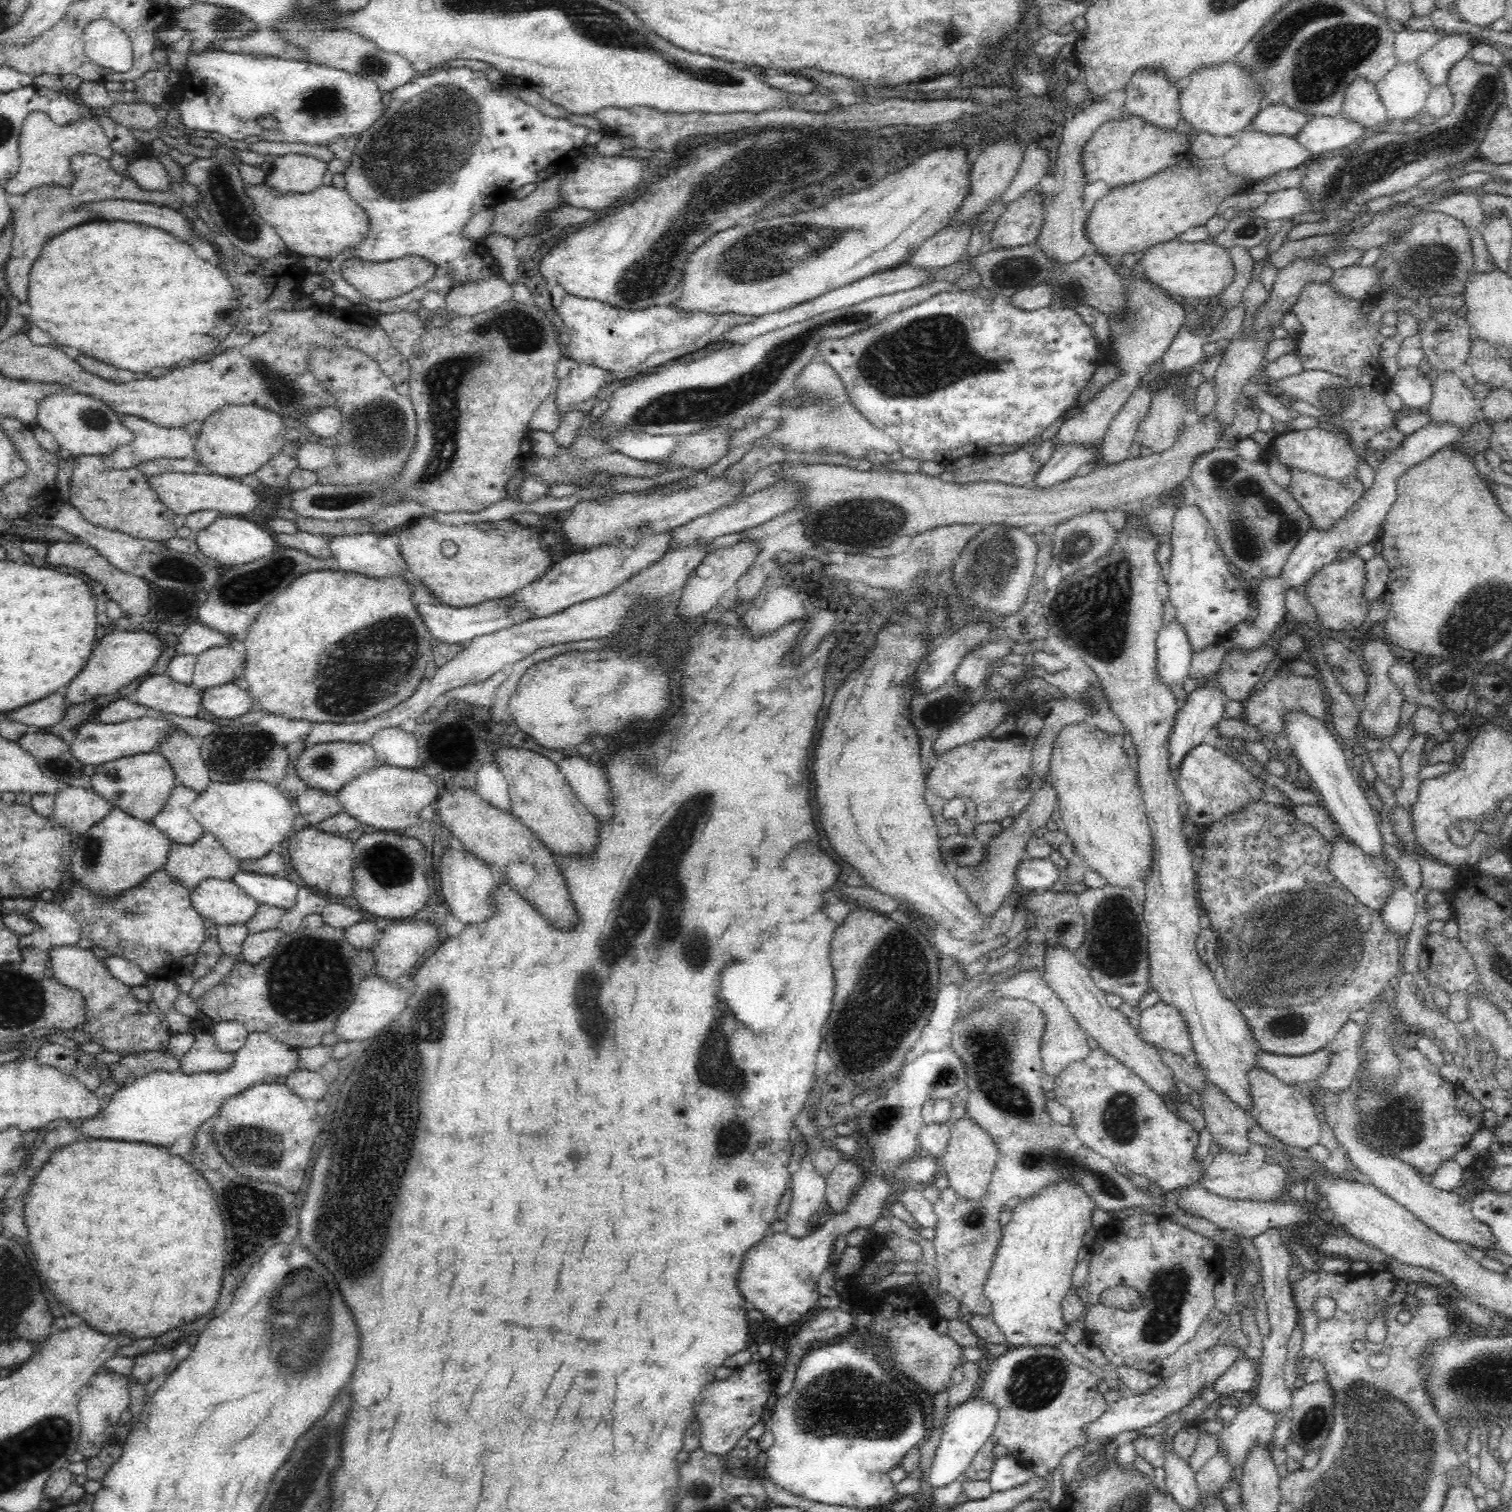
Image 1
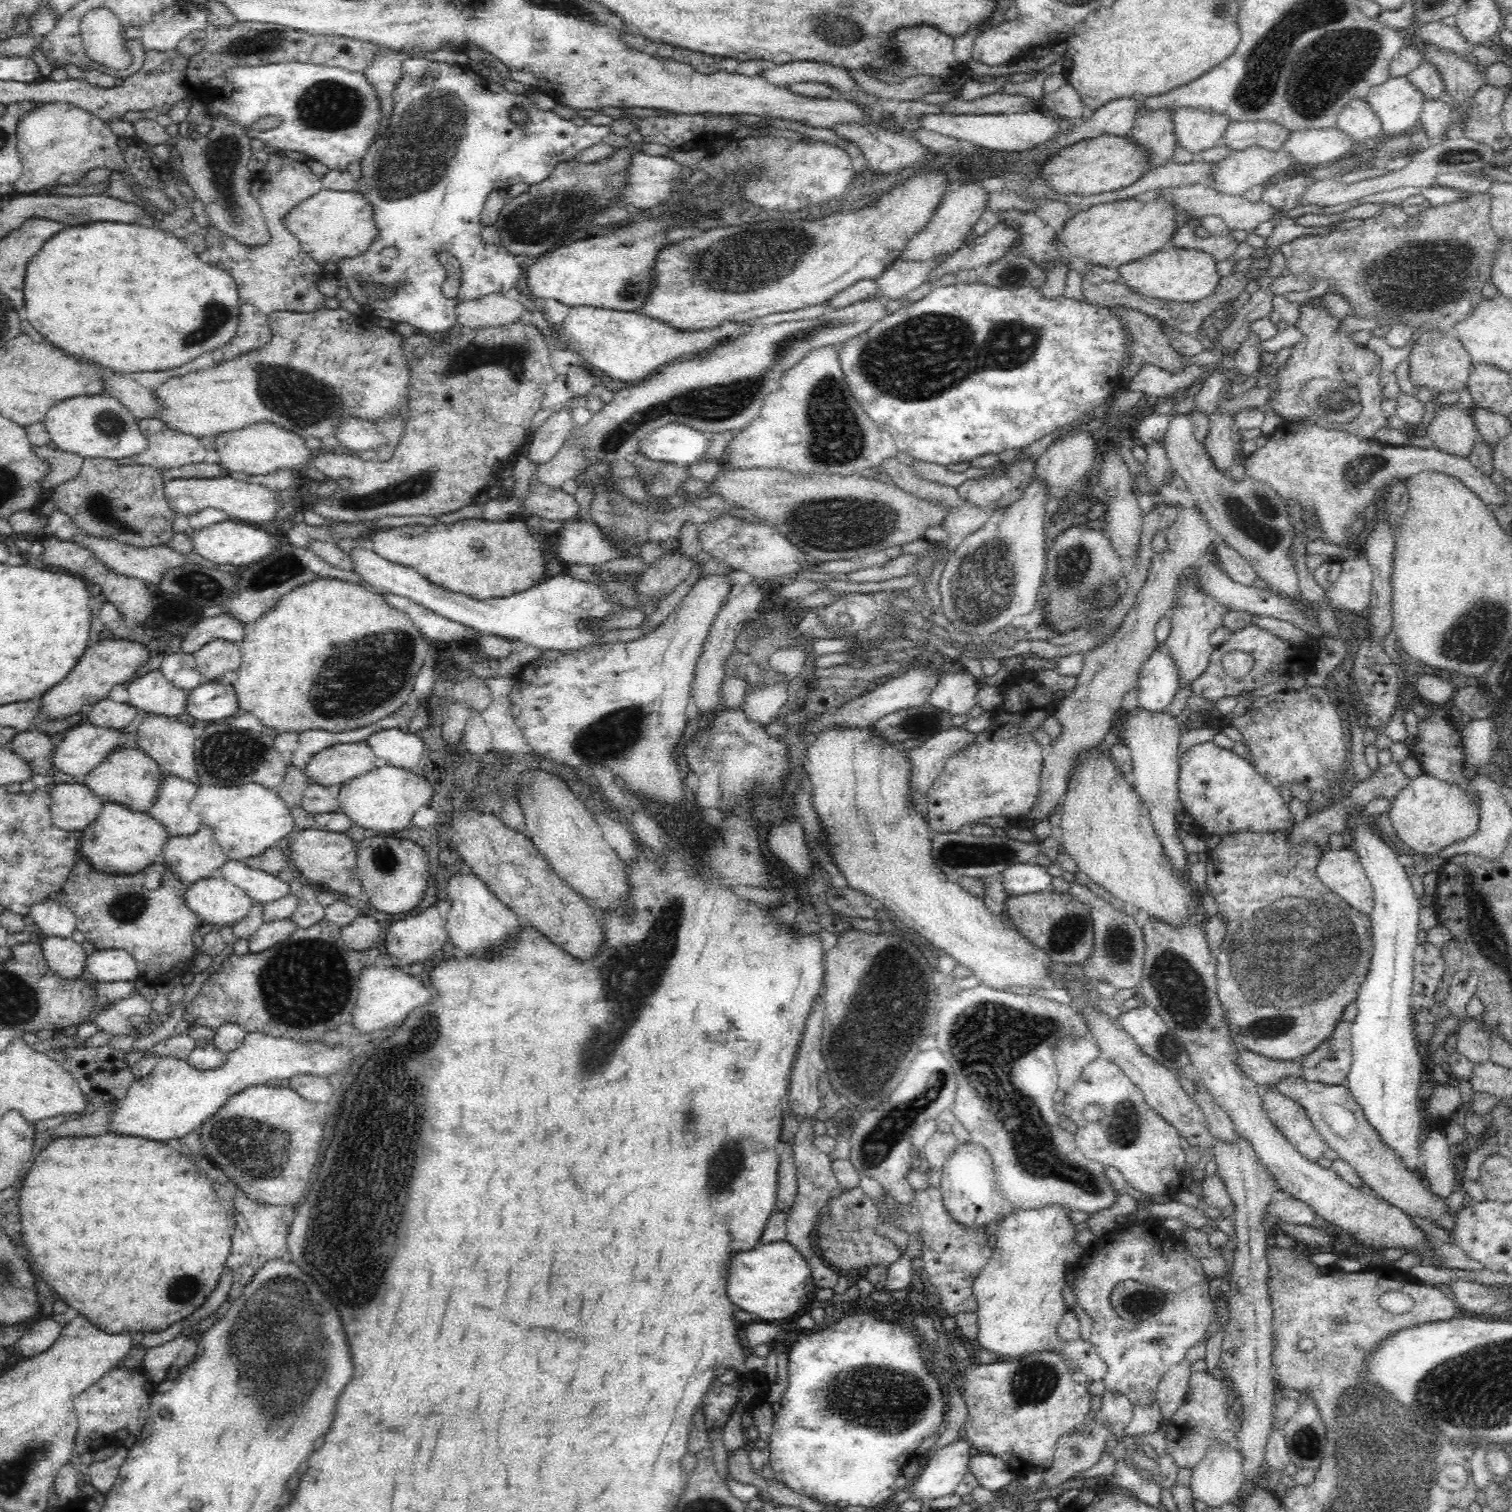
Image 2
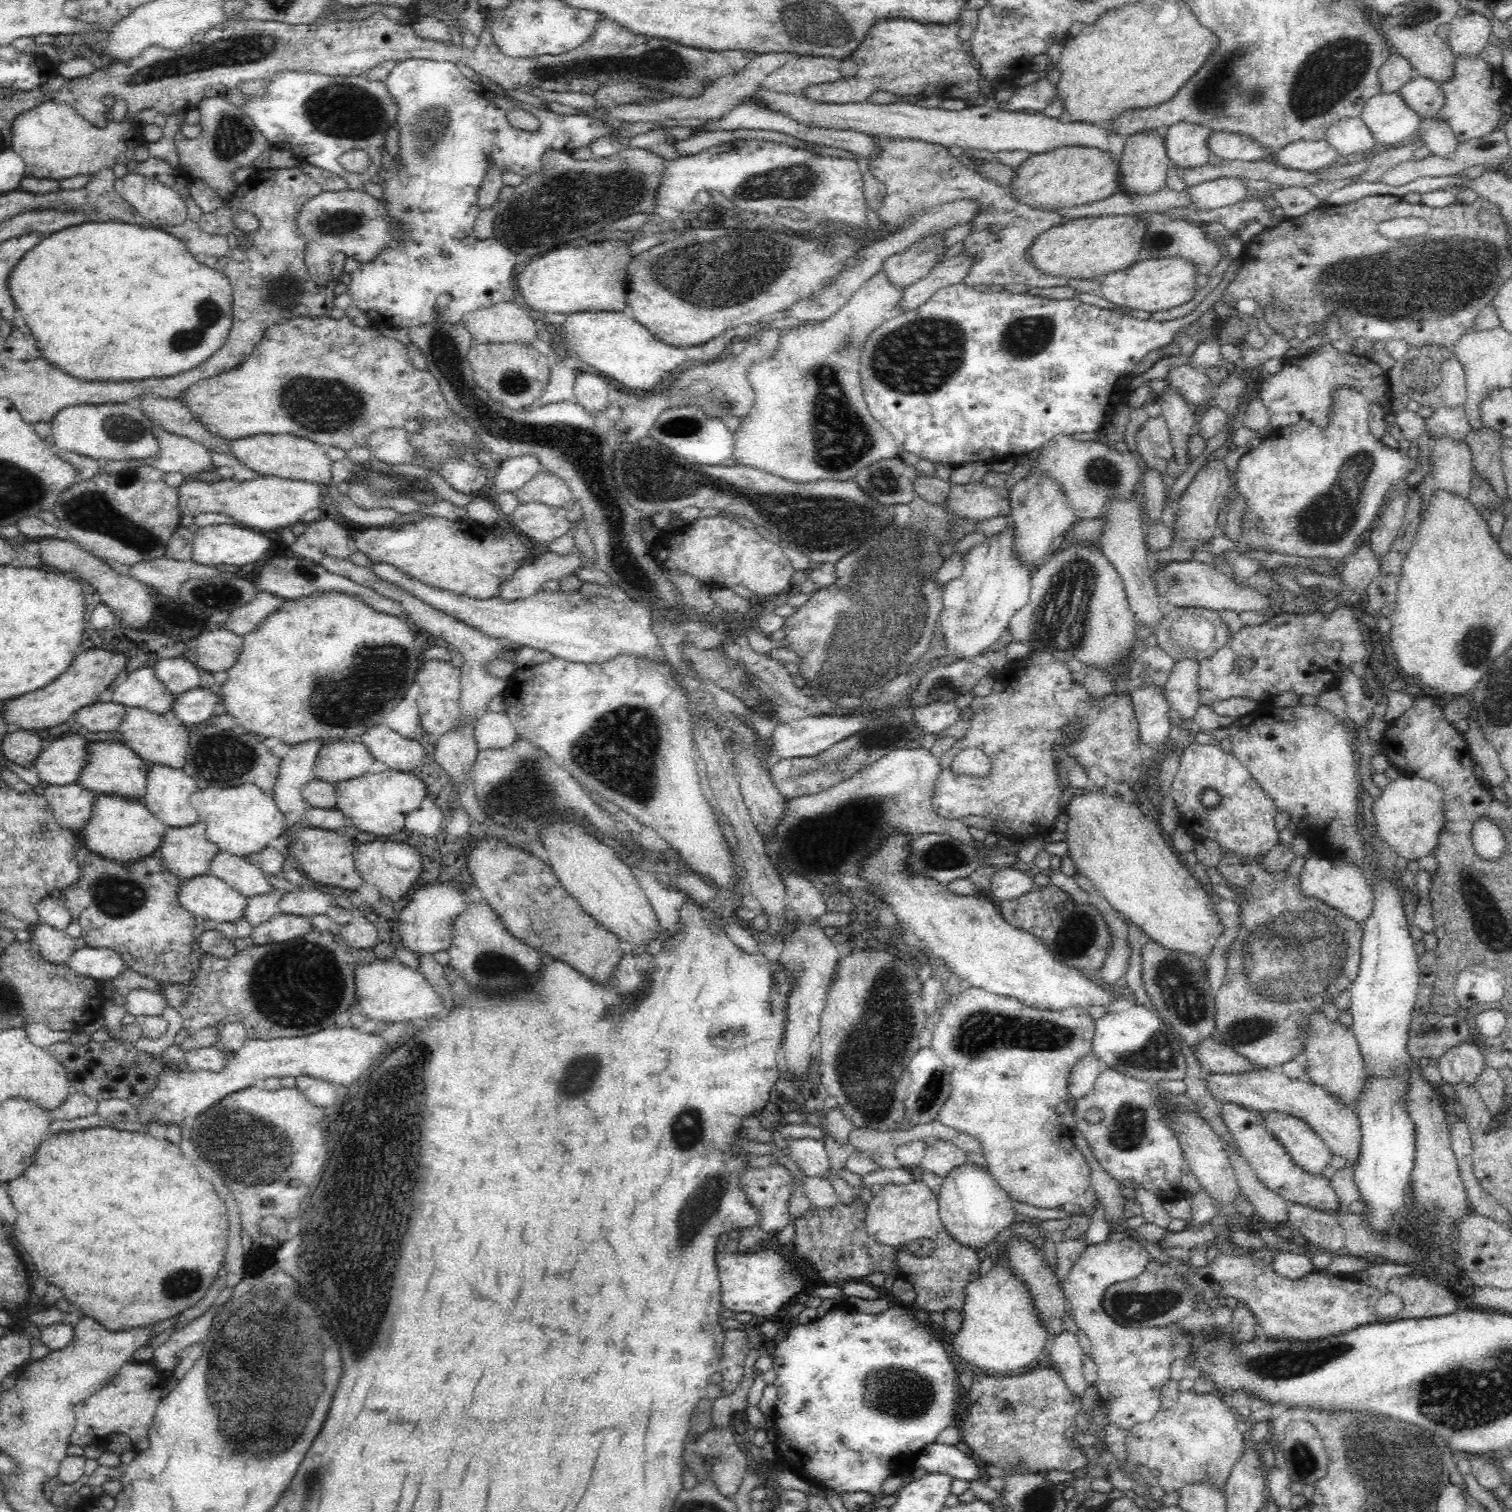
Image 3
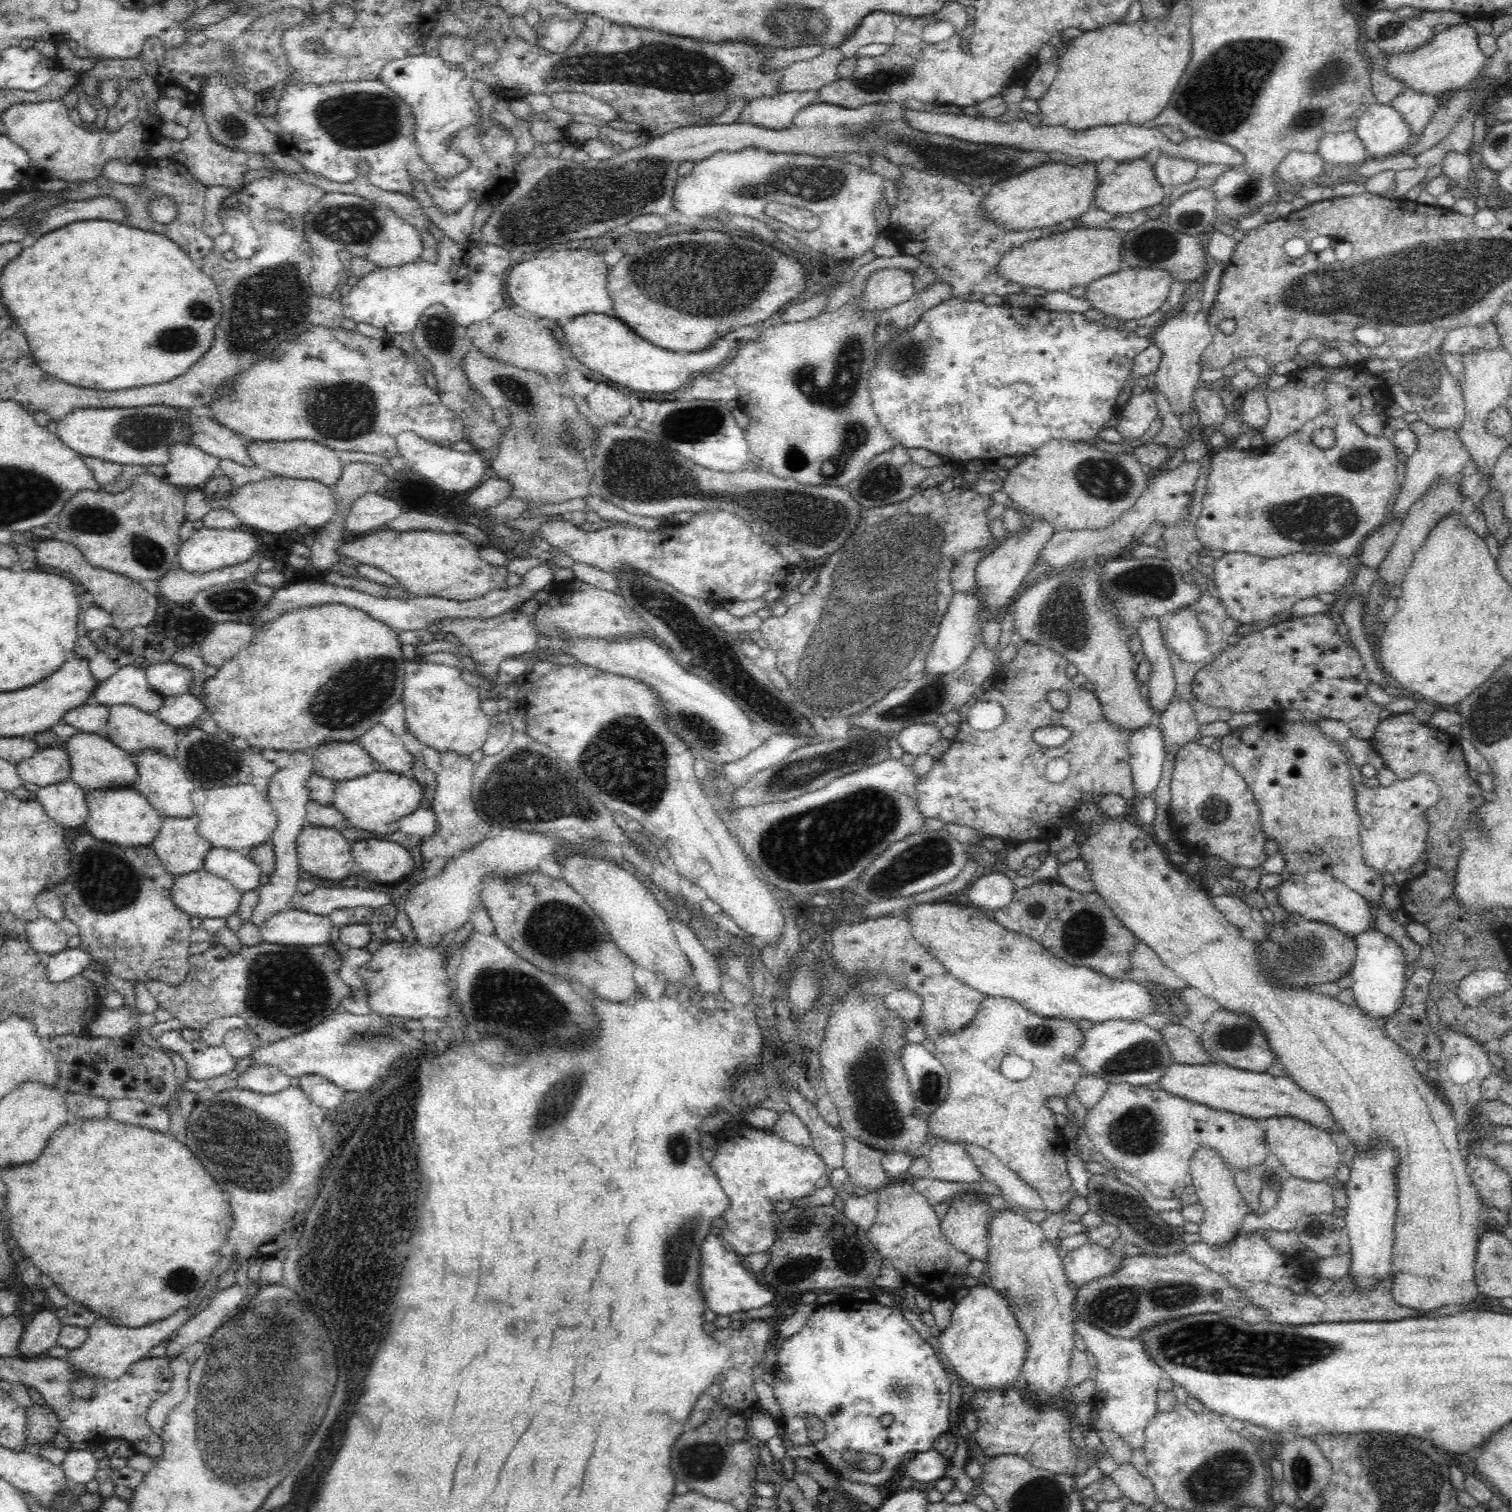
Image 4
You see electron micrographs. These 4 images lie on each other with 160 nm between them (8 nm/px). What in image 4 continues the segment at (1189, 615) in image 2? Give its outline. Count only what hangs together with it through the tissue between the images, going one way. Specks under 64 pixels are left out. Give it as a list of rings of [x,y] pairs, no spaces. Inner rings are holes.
[[[1172,700],[1168,710],[1158,716],[1155,726],[1162,733],[1166,756],[1170,751],[1177,752],[1182,745],[1194,742],[1199,724],[1187,700]]]

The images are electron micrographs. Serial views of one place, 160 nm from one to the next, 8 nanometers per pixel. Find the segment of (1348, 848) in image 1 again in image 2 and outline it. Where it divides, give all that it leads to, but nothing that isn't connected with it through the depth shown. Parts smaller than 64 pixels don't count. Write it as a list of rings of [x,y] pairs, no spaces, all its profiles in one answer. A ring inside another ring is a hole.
[[[1346,848],[1324,851],[1316,864],[1315,875],[1350,907],[1362,914],[1372,912],[1372,887],[1357,853]]]

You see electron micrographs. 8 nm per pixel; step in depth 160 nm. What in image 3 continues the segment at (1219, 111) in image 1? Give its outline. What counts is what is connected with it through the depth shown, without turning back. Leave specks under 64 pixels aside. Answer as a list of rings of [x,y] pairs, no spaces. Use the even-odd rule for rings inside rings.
[[[1178,122],[1170,126],[1165,135],[1165,148],[1169,161],[1181,172],[1187,168],[1208,163],[1210,156],[1207,148],[1210,129],[1190,122]]]

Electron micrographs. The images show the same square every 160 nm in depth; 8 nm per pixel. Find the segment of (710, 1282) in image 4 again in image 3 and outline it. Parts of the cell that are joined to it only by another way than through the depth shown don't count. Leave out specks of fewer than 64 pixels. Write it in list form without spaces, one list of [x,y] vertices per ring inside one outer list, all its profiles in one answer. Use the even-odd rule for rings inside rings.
[[[771,1245],[761,1251],[733,1251],[726,1254],[726,1249],[718,1246],[718,1254],[714,1253],[720,1281],[720,1304],[722,1309],[732,1312],[752,1312],[771,1318],[780,1310],[788,1307],[788,1300],[796,1296],[804,1288],[804,1280],[792,1266],[792,1257],[788,1247],[775,1248]]]

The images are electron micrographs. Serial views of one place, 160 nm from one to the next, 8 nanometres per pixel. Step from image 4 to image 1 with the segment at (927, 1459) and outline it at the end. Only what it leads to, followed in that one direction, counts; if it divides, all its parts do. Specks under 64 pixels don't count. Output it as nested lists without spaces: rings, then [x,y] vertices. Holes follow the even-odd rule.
[[[1007,1454],[994,1458],[994,1464],[987,1479],[993,1492],[1000,1492],[1016,1484],[1022,1484],[1031,1476],[1033,1475],[1030,1470],[1022,1466],[1012,1455]]]

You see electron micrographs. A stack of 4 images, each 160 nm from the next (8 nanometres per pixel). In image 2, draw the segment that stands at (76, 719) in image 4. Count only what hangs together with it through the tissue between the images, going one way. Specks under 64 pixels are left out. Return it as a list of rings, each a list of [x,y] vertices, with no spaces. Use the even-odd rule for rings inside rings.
[[[108,698],[96,702],[85,711],[86,720],[92,726],[110,729],[123,729],[140,713],[135,707],[112,702]]]

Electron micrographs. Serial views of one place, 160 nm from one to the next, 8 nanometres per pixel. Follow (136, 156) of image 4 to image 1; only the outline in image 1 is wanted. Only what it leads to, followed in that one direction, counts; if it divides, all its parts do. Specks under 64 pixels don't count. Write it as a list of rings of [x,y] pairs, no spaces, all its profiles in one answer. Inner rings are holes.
[[[44,110],[31,113],[24,120],[19,136],[19,171],[16,176],[2,183],[4,190],[7,194],[26,194],[29,190],[39,186],[70,186],[76,178],[76,174],[71,169],[71,163],[76,154],[94,154],[107,160],[114,156],[115,152],[112,149],[109,138],[105,135],[102,124],[98,119],[77,119],[75,122],[65,126],[59,126],[48,117]]]

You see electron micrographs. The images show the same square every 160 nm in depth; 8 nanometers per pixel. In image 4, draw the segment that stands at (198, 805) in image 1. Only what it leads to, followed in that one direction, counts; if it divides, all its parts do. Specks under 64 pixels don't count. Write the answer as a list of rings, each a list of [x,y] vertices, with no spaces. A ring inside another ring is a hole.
[[[251,784],[223,785],[218,788],[193,789],[191,801],[194,805],[195,814],[198,815],[199,822],[196,832],[212,847],[226,848],[238,852],[247,853],[248,850],[267,842],[270,834],[277,826],[278,817],[274,807],[267,797],[262,796]]]

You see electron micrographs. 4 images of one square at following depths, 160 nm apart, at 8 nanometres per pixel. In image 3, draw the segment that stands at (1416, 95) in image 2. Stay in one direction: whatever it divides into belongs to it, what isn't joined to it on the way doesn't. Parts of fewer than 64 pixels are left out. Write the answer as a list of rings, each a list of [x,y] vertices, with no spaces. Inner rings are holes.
[[[1399,92],[1378,94],[1366,101],[1361,113],[1378,149],[1404,144],[1418,134],[1421,119],[1407,106]]]

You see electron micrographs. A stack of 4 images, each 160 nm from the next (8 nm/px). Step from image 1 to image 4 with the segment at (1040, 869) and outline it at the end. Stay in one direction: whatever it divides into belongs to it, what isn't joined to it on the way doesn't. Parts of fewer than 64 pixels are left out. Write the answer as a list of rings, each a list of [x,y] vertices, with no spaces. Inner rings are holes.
[[[980,873],[965,890],[968,904],[987,913],[1006,906],[1012,900],[1014,885],[1004,873]]]

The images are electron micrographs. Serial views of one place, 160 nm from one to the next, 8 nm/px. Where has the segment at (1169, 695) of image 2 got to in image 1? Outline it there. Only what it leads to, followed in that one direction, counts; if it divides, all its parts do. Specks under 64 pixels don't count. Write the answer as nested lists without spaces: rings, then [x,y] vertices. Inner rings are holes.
[[[1174,619],[1170,626],[1163,627],[1156,640],[1156,673],[1160,681],[1168,688],[1174,688],[1182,684],[1188,677],[1191,658],[1193,655],[1192,645],[1183,627]]]

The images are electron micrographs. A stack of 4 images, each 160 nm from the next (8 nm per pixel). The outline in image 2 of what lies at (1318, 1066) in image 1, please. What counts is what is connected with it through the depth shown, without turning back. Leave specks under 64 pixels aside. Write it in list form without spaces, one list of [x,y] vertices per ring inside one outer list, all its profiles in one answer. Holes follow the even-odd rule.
[[[1240,1050],[1237,1057],[1239,1072],[1246,1074],[1256,1085],[1274,1085],[1285,1077],[1300,1077],[1303,1067],[1296,1061],[1278,1061]]]

